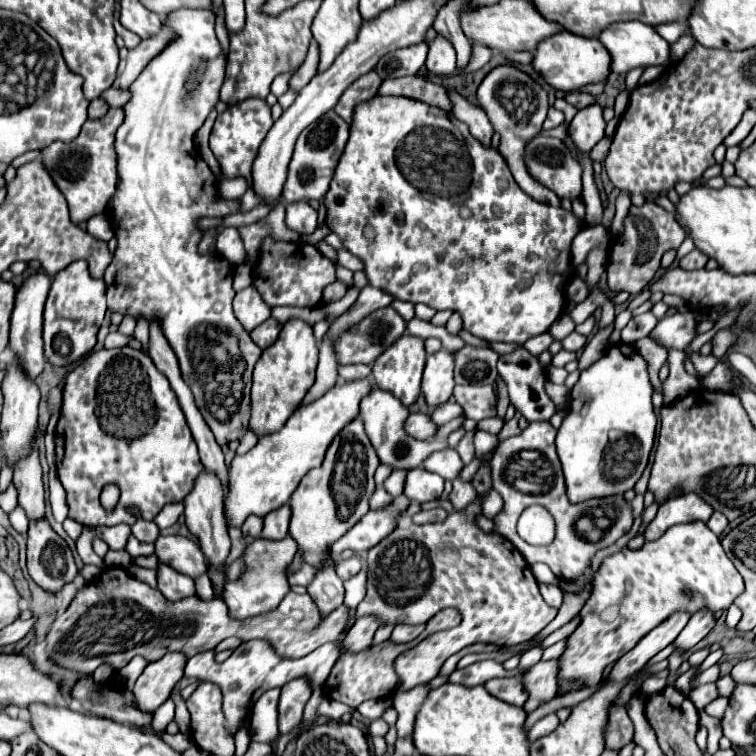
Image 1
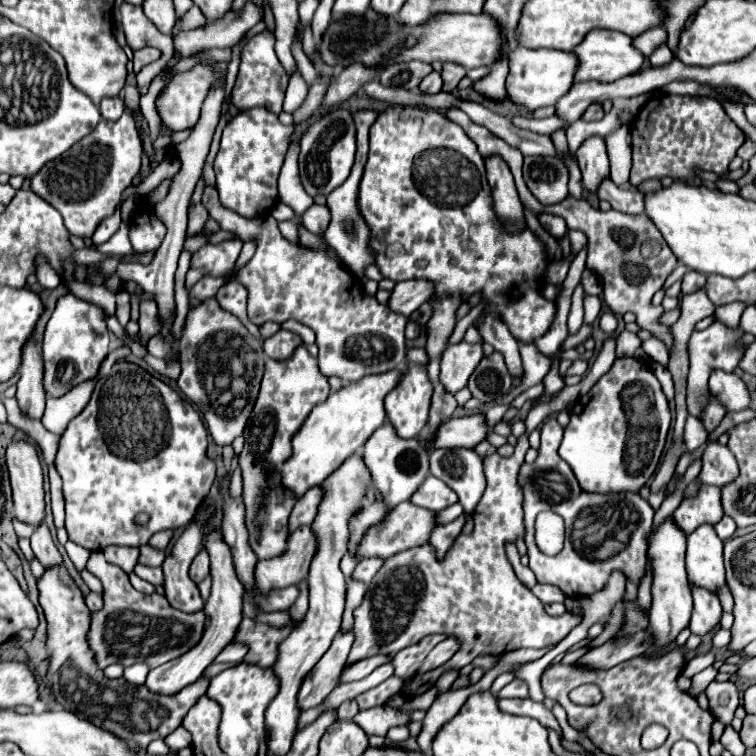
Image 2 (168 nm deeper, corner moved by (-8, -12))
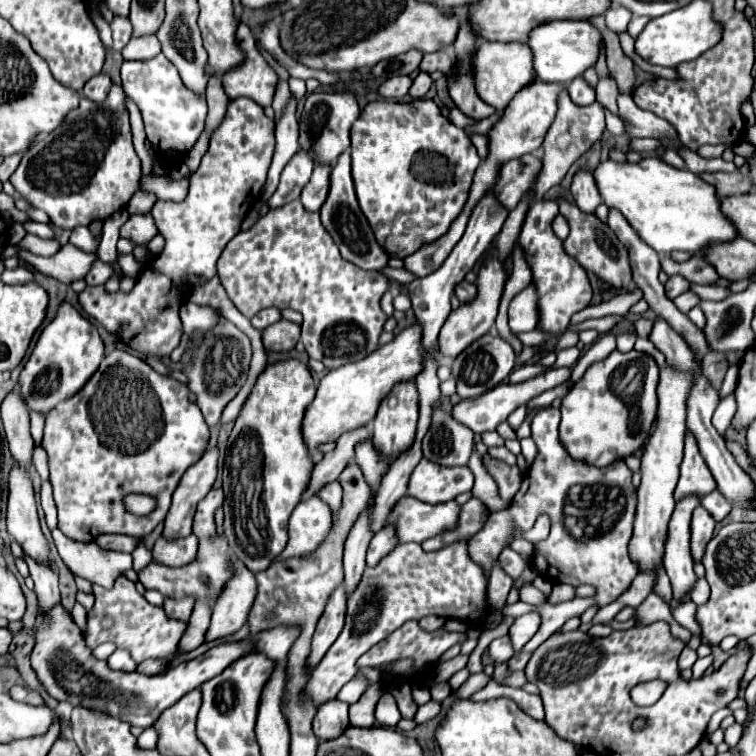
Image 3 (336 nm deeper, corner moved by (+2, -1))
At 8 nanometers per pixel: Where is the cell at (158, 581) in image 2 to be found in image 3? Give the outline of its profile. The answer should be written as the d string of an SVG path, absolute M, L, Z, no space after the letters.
M214 489L206 495L204 501L200 501L198 509L196 509L196 519L194 519L194 535L200 537L200 549L198 549L198 557L196 561L192 561L190 565L172 569L166 567L158 561L150 561L146 565L146 569L138 571L138 579L142 581L142 585L146 589L158 589L164 597L184 597L184 595L210 595L212 599L218 597L218 593L222 591L222 585L230 579L230 561L232 561L232 553L228 549L228 543L220 537L216 537L216 525L214 525L214 513L218 507L222 507L224 503L224 493L222 489Z

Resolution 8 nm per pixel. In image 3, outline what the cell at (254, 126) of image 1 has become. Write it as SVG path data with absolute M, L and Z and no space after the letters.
M246 97L230 101L226 117L212 131L210 149L190 179L188 197L182 203L156 201L150 211L160 235L166 239L164 251L148 263L148 271L138 277L130 293L102 291L98 297L98 287L86 287L80 293L82 309L100 321L108 333L144 353L146 363L162 375L168 375L170 369L158 357L170 355L180 343L182 323L178 321L178 309L190 291L184 277L188 273L206 279L216 275L216 261L222 249L238 233L244 215L262 195L262 185L274 157L274 129L276 123L254 101Z

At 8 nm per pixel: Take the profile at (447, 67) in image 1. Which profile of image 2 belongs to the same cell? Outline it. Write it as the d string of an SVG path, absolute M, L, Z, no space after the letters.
M438 72L428 74L428 76L420 82L420 90L422 90L424 94L438 94L438 92L442 90L442 78L440 78L440 74L438 74Z

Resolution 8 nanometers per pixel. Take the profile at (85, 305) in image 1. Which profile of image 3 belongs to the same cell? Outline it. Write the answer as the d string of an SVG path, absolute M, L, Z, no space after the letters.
M62 301L52 323L42 329L34 351L20 373L20 389L26 397L28 409L48 413L60 401L78 393L94 375L102 357L104 343L98 335L98 329L86 317L82 317L70 301Z

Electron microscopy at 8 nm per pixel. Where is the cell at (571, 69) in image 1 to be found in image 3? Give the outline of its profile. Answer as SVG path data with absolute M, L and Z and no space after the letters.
M480 41L478 43L478 53L474 55L474 73L476 73L476 83L478 83L478 93L480 97L496 107L496 111L506 109L506 105L512 101L512 97L534 83L536 73L534 73L534 55L528 45L518 45L518 43L490 43L490 41Z

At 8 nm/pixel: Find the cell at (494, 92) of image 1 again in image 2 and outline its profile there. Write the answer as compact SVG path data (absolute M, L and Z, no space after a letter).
M540 214L538 216L538 220L540 220L540 224L542 224L542 228L550 234L550 236L554 236L556 240L560 240L564 234L566 234L566 224L564 224L564 220L560 218L560 216L552 216L552 214Z

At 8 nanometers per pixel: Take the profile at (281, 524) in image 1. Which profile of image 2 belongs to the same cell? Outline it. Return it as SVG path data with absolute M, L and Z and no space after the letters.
M320 484L312 486L296 502L296 506L292 510L292 514L290 514L290 530L296 530L302 524L312 524L312 520L316 518L316 512L318 512L318 506L320 506L322 498L324 498L324 488Z

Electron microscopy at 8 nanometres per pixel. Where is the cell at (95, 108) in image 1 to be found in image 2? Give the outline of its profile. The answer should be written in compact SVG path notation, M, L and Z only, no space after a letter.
M116 96L116 98L104 98L100 102L100 112L102 112L102 118L104 120L118 120L124 112L124 106L122 106L122 98Z

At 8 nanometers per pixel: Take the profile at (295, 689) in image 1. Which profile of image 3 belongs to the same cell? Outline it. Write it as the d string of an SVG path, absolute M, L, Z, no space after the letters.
M338 587L334 591L334 595L330 597L322 617L318 619L318 625L316 625L316 631L312 637L312 645L310 645L310 655L306 657L306 665L310 669L314 669L318 665L318 661L322 661L322 657L326 655L330 645L338 639L338 635L344 627L344 617L346 617L346 591L342 587Z

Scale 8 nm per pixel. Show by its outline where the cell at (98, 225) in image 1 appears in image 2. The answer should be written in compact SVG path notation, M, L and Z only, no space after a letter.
M116 212L116 214L114 214L114 216L110 216L110 218L106 218L106 220L96 228L96 232L94 232L94 236L92 236L92 242L94 242L96 246L98 246L98 244L108 242L108 240L110 240L110 236L118 230L120 222L122 222L120 212Z

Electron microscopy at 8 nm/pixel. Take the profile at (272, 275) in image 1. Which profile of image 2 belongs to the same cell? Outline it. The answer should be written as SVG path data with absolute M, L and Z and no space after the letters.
M204 186L202 204L220 228L236 232L244 240L256 240L256 254L234 276L248 290L246 310L252 324L260 326L268 320L282 324L294 318L310 326L316 332L320 372L324 376L338 376L344 384L406 364L406 318L378 306L374 296L364 296L362 282L344 264L330 258L324 250L288 242L272 216L246 220L222 208L212 186Z

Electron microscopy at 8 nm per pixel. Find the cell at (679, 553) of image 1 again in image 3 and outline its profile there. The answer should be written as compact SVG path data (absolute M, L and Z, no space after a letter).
M696 507L692 513L692 541L690 541L690 551L696 563L702 563L704 555L706 555L706 545L712 539L714 533L714 519L708 515L708 511L704 511L702 507Z

